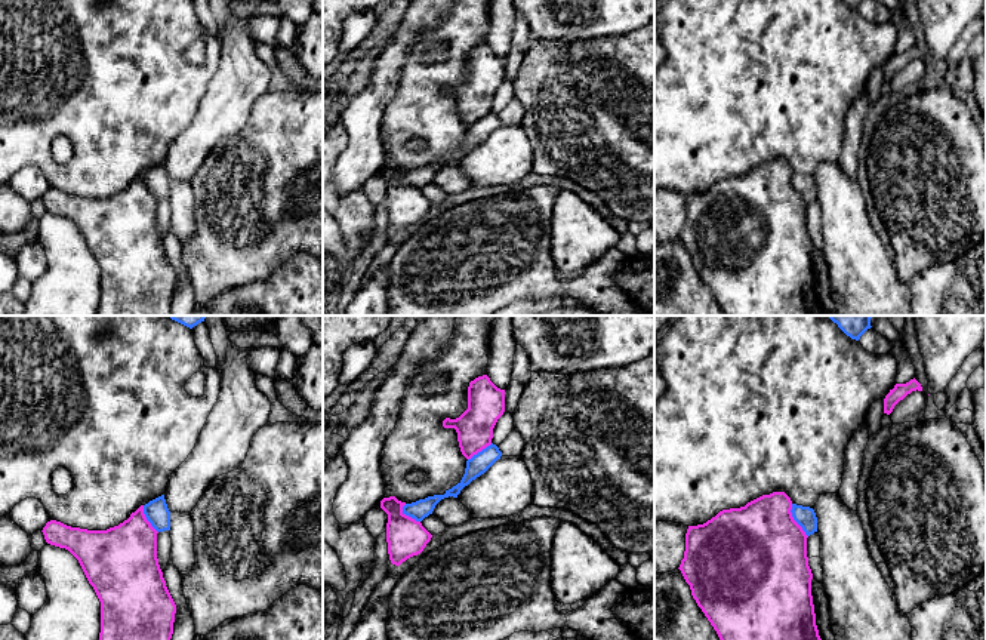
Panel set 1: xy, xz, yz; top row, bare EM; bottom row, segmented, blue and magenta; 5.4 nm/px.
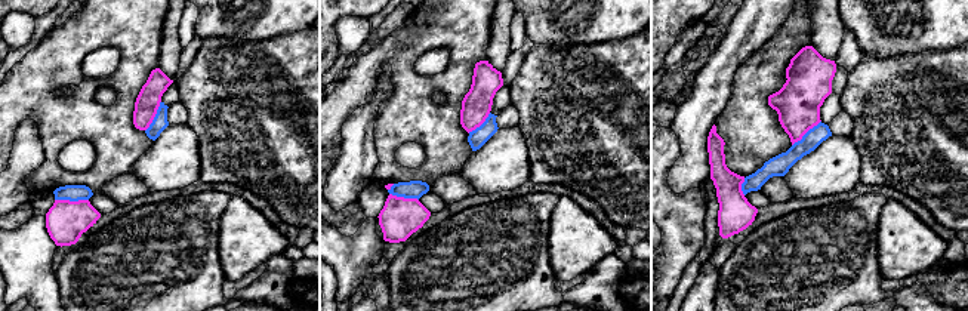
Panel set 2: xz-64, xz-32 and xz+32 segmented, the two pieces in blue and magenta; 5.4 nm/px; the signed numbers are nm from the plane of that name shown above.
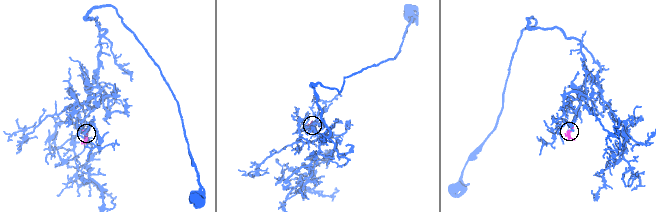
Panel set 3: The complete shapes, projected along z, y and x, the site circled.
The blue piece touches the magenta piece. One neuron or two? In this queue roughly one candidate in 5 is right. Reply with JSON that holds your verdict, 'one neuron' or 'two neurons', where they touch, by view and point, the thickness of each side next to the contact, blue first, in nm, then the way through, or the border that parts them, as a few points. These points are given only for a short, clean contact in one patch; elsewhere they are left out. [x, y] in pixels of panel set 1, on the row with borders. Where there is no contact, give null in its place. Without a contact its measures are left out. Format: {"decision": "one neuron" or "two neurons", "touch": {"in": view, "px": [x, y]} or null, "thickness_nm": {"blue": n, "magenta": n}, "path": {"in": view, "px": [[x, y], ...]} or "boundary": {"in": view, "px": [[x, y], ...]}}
{"decision": "two neurons", "touch": {"in": "yz", "px": [794, 519]}, "thickness_nm": {"blue": 110, "magenta": 500}}

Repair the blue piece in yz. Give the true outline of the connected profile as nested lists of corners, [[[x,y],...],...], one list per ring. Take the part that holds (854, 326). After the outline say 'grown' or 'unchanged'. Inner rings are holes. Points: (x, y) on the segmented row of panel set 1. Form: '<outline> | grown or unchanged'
[[[828,316],[838,327],[851,339],[859,341],[860,336],[871,329],[871,319],[875,316]]] | unchanged

